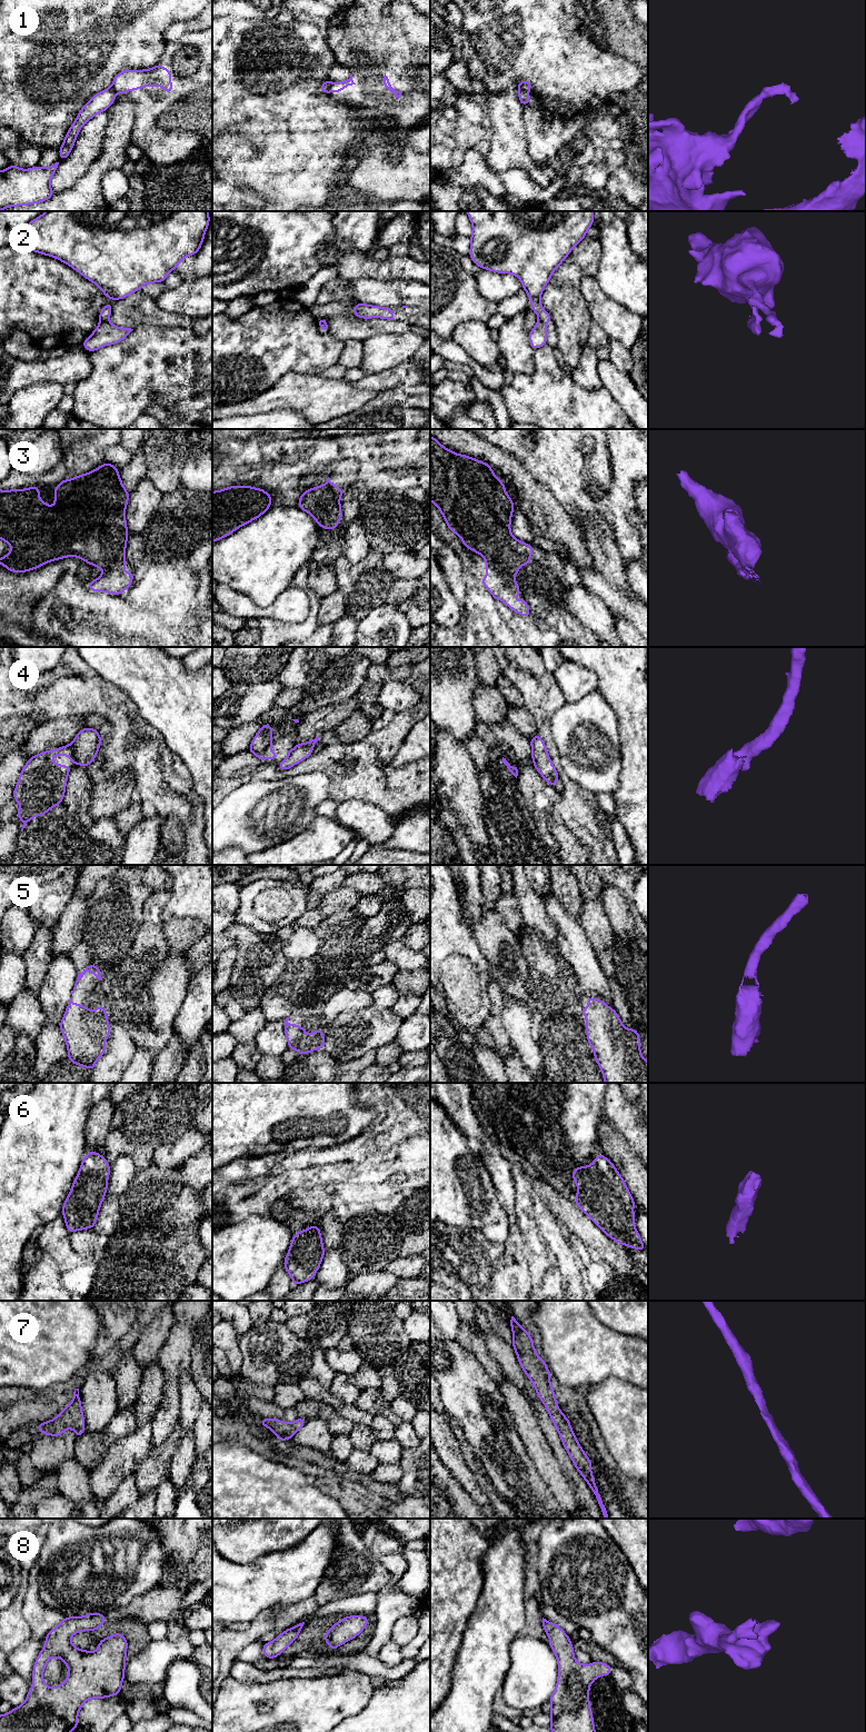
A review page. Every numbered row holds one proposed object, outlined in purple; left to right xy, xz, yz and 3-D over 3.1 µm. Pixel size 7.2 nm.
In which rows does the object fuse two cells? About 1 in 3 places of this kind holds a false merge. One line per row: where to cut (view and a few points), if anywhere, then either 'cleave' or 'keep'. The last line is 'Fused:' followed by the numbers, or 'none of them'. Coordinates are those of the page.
1: xz (331, 82), (328, 91) | cleave
2: xy (100, 319), (108, 321) | cleave
3: yz (485, 558), (497, 569), (509, 576) | cleave
4: xy (70, 745), (76, 763) | cleave
5: no cut | keep
6: no cut | keep
7: no cut | keep
8: no cut | keep
Fused: 1, 2, 3, 4

